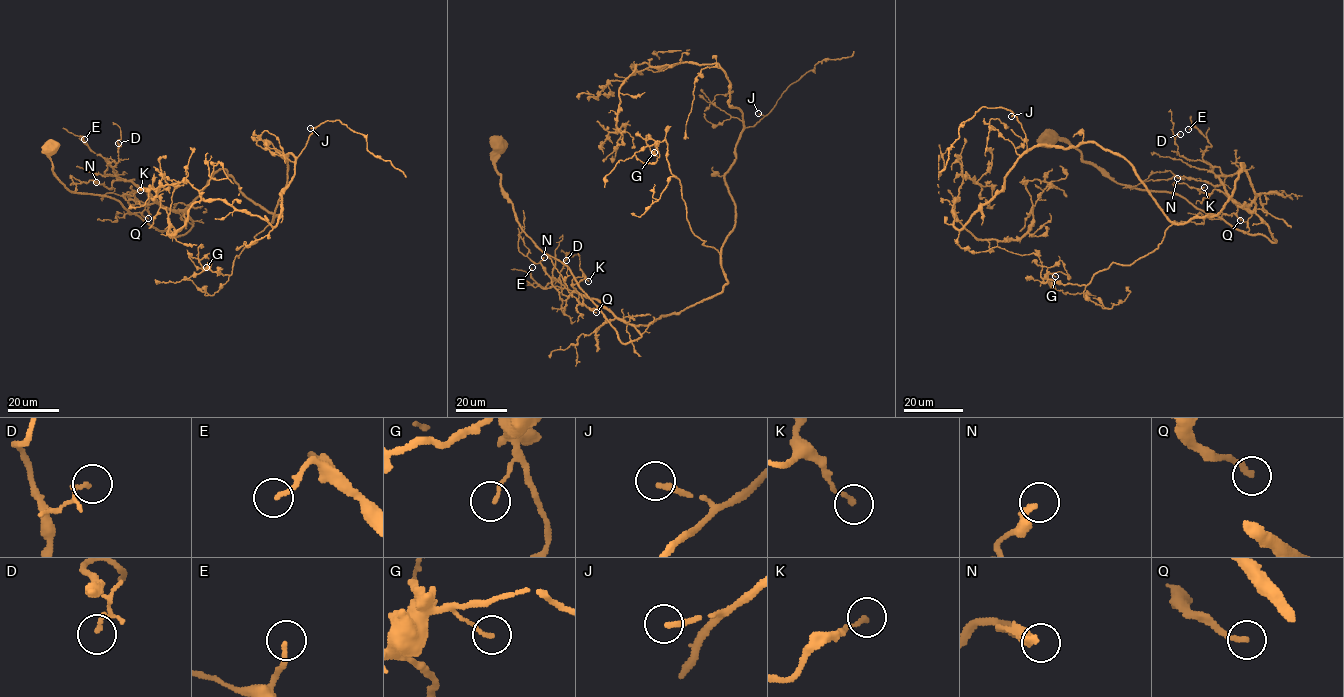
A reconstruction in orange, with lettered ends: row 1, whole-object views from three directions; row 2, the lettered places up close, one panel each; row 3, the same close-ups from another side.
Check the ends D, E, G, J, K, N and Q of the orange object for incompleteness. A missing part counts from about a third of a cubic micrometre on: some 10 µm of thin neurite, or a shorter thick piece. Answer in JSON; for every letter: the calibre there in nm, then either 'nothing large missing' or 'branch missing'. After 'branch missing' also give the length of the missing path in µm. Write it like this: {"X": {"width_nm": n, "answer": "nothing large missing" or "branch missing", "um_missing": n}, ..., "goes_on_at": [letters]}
{"D": {"width_nm": 110, "answer": "nothing large missing"}, "E": {"width_nm": 160, "answer": "nothing large missing"}, "G": {"width_nm": 130, "answer": "nothing large missing"}, "J": {"width_nm": 200, "answer": "branch missing", "um_missing": 20}, "K": {"width_nm": 160, "answer": "nothing large missing"}, "N": {"width_nm": 320, "answer": "nothing large missing"}, "Q": {"width_nm": 200, "answer": "nothing large missing"}, "goes_on_at": ["J"]}

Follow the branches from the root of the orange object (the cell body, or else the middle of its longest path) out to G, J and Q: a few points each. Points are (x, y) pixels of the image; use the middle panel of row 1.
G: (498, 143), (521, 230), (624, 343), (727, 282), (690, 228), (666, 142), (654, 152)
J: (498, 143), (521, 230), (628, 343), (727, 282), (724, 173), (758, 113)
Q: (498, 143), (495, 170), (521, 230), (569, 269), (622, 342), (641, 336), (604, 307), (590, 308), (596, 312)

